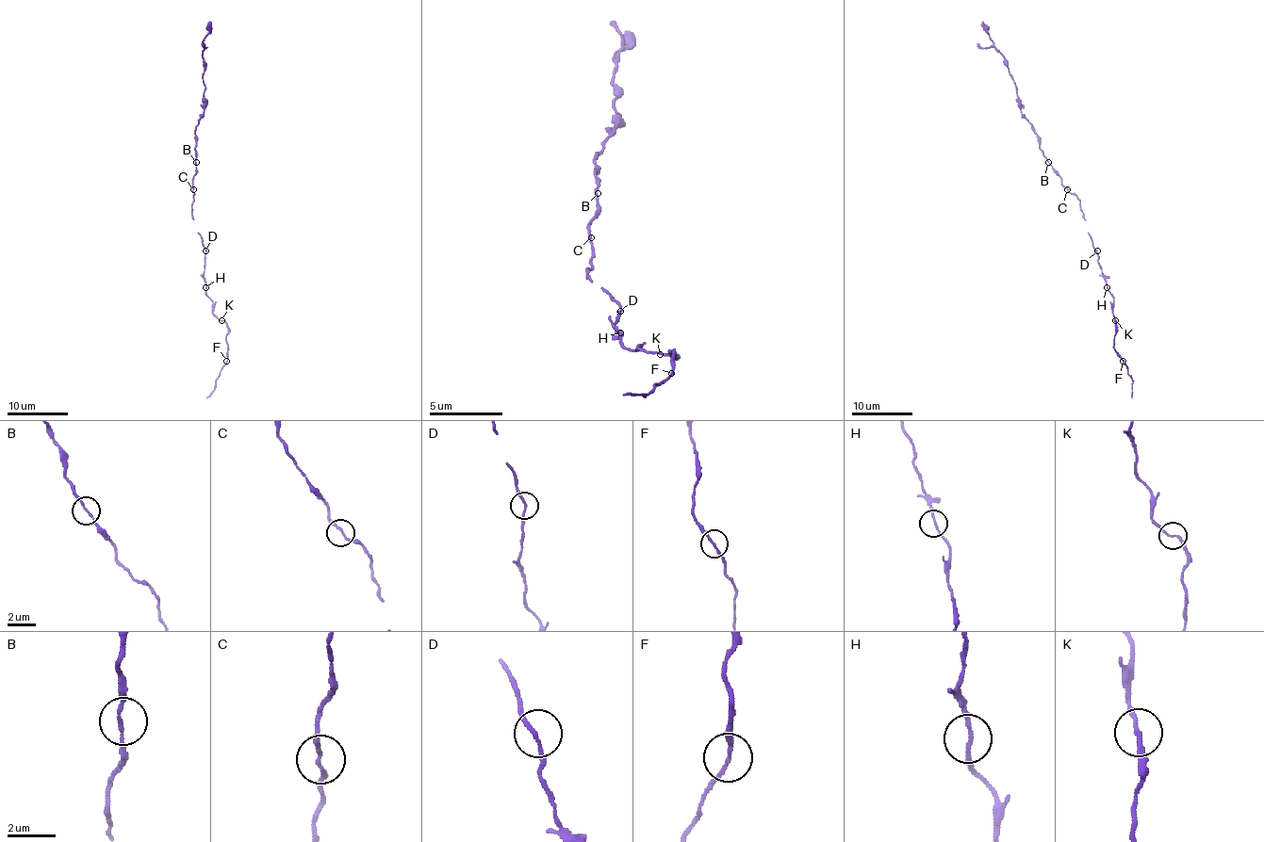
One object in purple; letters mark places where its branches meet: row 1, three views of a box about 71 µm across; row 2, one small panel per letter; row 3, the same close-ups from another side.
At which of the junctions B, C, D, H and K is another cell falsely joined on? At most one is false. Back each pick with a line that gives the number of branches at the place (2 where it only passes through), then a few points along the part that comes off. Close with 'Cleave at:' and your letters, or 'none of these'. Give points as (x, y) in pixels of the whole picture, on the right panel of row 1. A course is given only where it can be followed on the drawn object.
Cleave at: none of these

